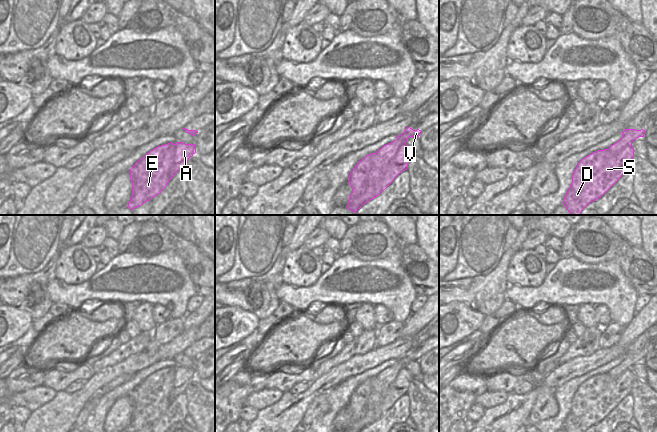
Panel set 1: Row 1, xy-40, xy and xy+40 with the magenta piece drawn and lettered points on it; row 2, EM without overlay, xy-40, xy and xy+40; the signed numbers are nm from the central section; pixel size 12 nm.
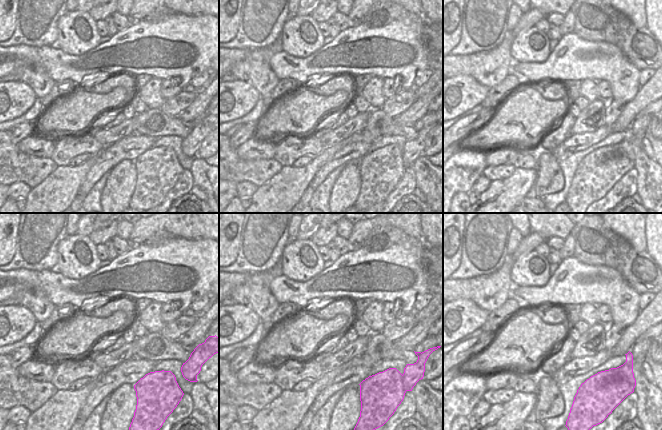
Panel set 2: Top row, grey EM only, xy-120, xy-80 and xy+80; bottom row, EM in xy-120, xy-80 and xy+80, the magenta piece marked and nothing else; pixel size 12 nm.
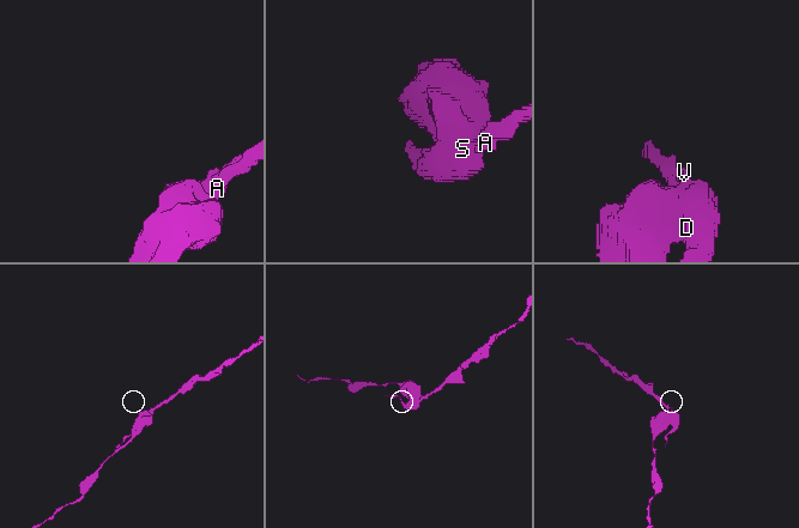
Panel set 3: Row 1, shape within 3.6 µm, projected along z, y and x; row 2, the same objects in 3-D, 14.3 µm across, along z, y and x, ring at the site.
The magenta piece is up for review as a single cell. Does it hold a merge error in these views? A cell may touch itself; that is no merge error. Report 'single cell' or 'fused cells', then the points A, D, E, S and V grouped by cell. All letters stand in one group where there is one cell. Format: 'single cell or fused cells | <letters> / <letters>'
fused cells | A D S / E V

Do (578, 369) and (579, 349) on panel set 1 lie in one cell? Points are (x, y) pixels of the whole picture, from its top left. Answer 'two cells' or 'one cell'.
two cells

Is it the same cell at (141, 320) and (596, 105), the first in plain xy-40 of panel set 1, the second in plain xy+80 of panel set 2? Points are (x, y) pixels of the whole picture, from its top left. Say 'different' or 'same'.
different

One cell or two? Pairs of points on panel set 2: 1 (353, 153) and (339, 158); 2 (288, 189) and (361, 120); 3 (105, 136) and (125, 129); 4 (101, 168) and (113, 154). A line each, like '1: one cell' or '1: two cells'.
1: one cell
2: two cells
3: one cell
4: one cell

